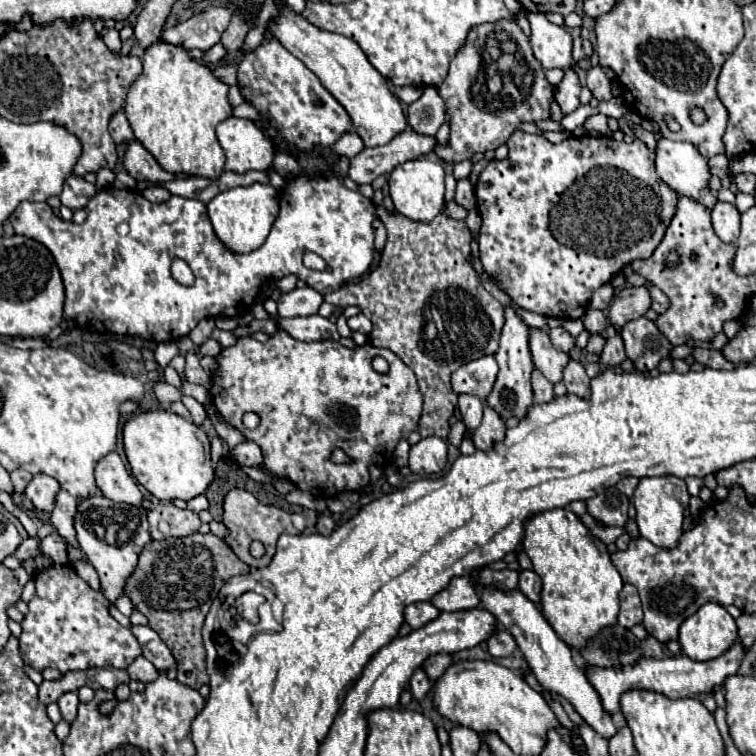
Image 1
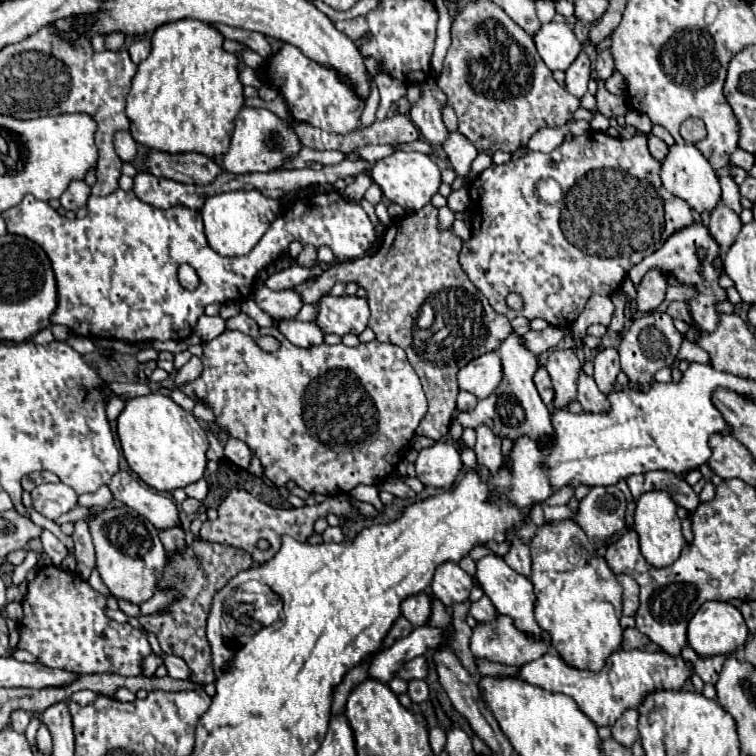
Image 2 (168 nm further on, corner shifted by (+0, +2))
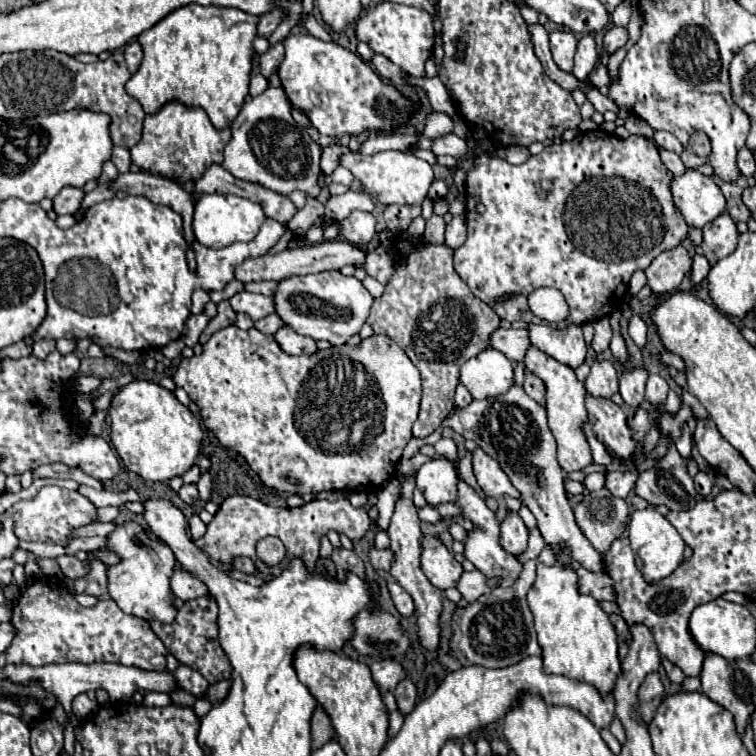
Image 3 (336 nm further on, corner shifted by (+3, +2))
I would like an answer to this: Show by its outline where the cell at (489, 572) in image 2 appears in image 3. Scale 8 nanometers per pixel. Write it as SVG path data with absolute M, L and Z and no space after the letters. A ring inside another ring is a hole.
M459 480L459 484L457 484L457 488L459 488L459 504L461 504L461 508L463 508L463 516L469 518L469 520L477 526L477 528L471 530L469 536L467 536L467 542L465 542L465 558L467 558L469 562L473 562L473 566L475 566L481 574L485 574L487 578L499 580L497 586L511 588L511 586L519 580L521 570L523 570L523 564L521 564L515 556L503 552L503 548L499 546L499 522L497 522L495 514L485 506L485 502L473 492L473 488L467 486L467 484L461 482L461 480Z

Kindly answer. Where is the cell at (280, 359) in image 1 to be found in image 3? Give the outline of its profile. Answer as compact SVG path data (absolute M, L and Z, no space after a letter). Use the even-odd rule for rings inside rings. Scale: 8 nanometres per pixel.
M227 326L209 338L209 342L203 346L203 354L193 356L189 360L181 360L181 364L177 366L177 370L173 374L173 382L177 386L185 388L189 398L199 406L203 424L211 432L215 432L215 436L219 438L219 442L223 446L239 452L247 460L251 470L259 474L259 478L263 480L265 486L275 488L279 492L299 494L299 496L305 492L319 494L323 490L341 490L341 492L377 492L377 490L381 490L383 484L389 482L391 478L395 478L395 474L397 474L397 464L403 454L403 448L411 440L411 426L417 420L419 402L421 402L419 370L411 364L407 354L389 336L371 336L367 340L361 340L361 344L357 344L357 346L349 346L349 344L331 346L329 350L317 350L311 356L307 356L307 354L291 356L281 350L281 346L277 344L273 334L263 334L257 328L241 330L237 326ZM287 476L297 478L297 484L289 484Z

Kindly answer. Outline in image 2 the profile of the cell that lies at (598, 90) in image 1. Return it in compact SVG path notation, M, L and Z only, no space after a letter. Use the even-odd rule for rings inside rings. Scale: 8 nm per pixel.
M608 48L608 50L602 50L602 52L598 54L596 74L598 74L602 80L606 80L608 76L612 76L612 72L614 72L614 58L610 56L610 48Z

